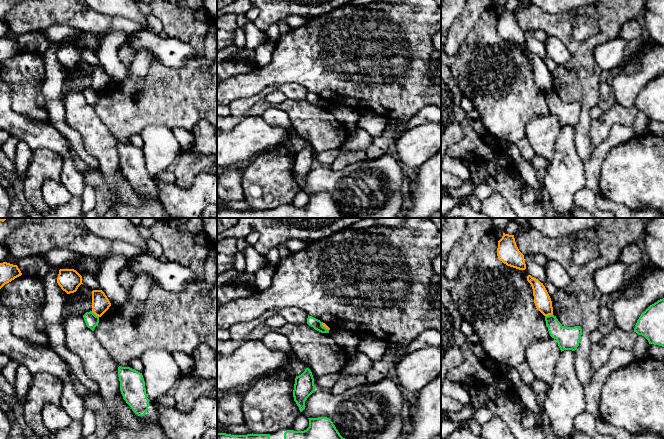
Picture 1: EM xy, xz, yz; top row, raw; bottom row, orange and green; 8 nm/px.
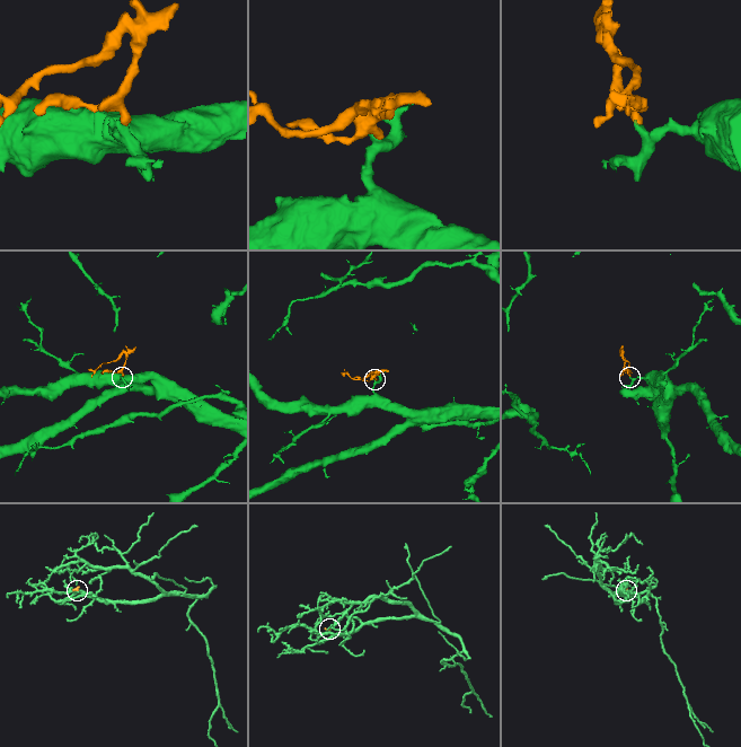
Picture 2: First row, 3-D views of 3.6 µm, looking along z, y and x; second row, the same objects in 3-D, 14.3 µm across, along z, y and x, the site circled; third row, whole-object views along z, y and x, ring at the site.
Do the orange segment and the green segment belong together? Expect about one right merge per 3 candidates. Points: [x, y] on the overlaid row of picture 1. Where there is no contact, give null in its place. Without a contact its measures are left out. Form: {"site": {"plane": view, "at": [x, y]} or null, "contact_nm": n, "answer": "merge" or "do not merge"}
{"site": {"plane": "yz", "at": [548, 315]}, "contact_nm": 70, "answer": "do not merge"}

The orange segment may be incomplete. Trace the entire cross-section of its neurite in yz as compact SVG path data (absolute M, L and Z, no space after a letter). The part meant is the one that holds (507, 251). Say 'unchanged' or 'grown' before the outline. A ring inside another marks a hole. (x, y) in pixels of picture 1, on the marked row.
unchanged | M503 233L502 238L498 241L497 256L507 266L519 270L526 269L524 255L517 247L514 235Z

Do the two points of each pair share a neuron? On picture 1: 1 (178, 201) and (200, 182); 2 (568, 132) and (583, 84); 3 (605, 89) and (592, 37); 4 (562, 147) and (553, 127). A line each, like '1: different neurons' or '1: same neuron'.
1: same neuron
2: different neurons
3: different neurons
4: different neurons

